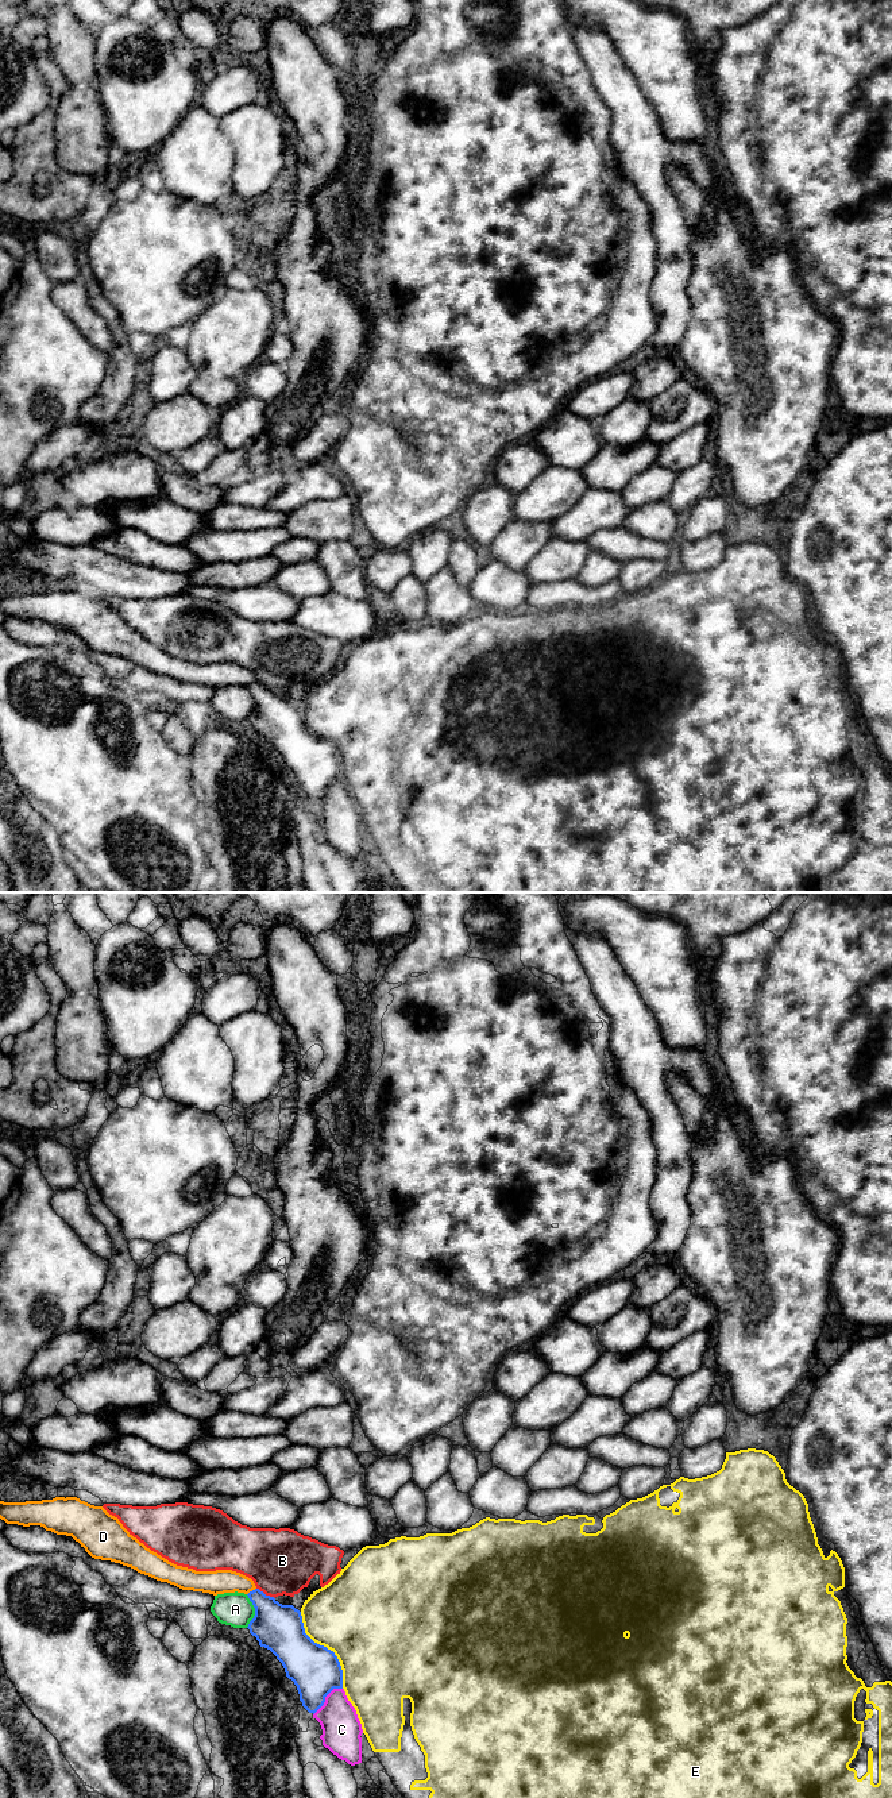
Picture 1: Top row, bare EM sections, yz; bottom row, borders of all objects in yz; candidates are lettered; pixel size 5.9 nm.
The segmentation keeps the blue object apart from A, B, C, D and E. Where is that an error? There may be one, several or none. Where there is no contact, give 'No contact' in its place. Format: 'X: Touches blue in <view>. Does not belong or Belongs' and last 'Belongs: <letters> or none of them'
A: Touches blue in yz. Does not belong
B: Touches blue in yz. Does not belong
C: Touches blue in yz. Does not belong
D: Touches blue in yz. Does not belong
E: Touches blue in yz. Does not belong
Belongs: none of them

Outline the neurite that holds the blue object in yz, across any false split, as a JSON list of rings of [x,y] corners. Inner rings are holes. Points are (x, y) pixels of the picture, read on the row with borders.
[[[259,1589],[247,1596],[255,1608],[250,1633],[277,1656],[297,1686],[302,1706],[314,1714],[333,1689],[343,1689],[337,1656],[305,1633],[301,1612],[293,1605],[282,1605]]]

